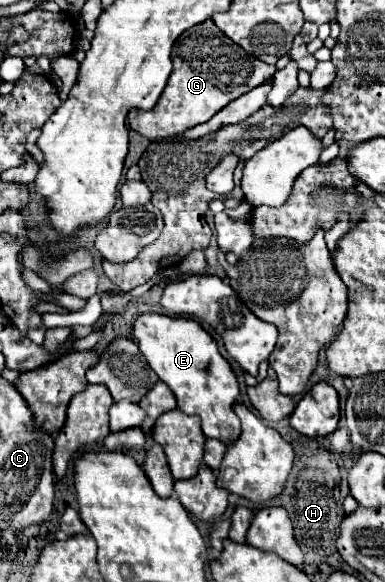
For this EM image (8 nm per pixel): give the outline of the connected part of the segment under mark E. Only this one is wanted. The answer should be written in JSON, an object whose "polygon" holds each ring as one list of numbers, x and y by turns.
{"polygon":[[143,313,133,325,133,337,145,355,149,367,173,391,177,407,187,415,199,415,205,437,219,439,225,445,239,437,239,417,231,405,239,397,237,377,223,359,215,339,193,319]]}

